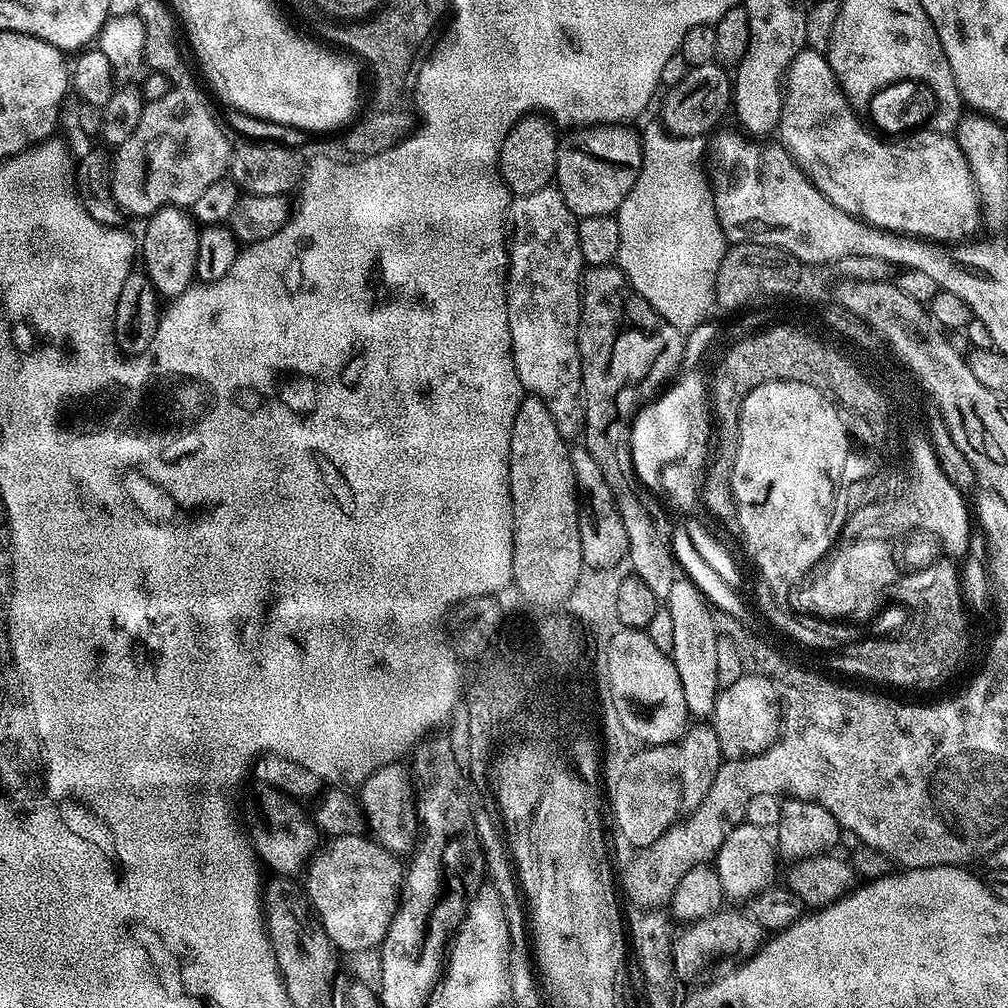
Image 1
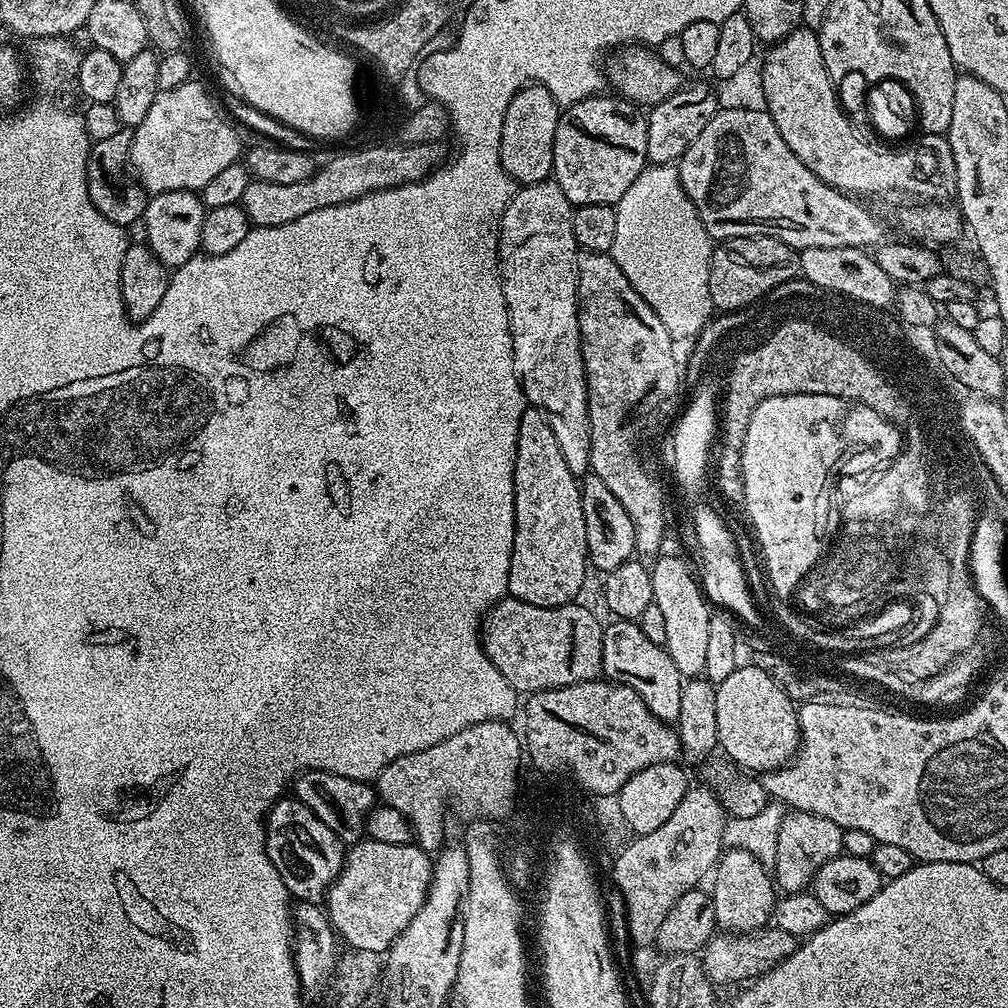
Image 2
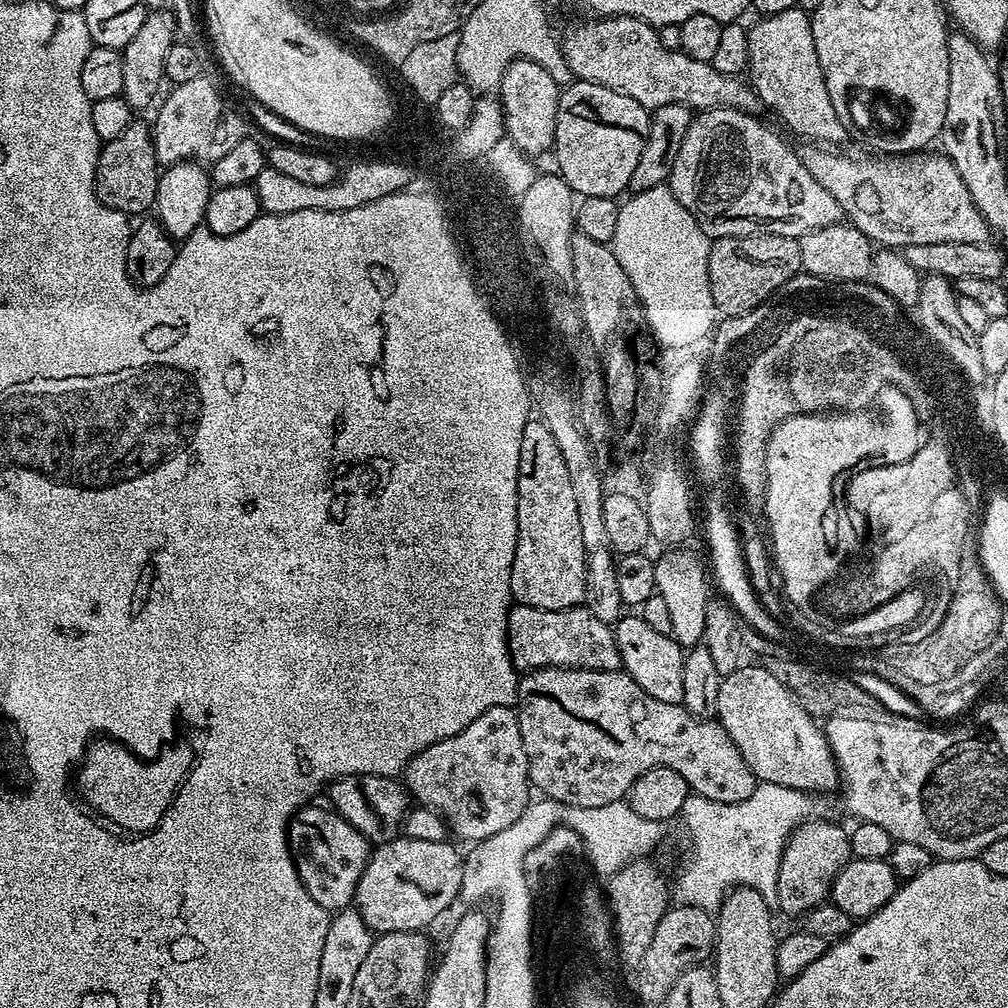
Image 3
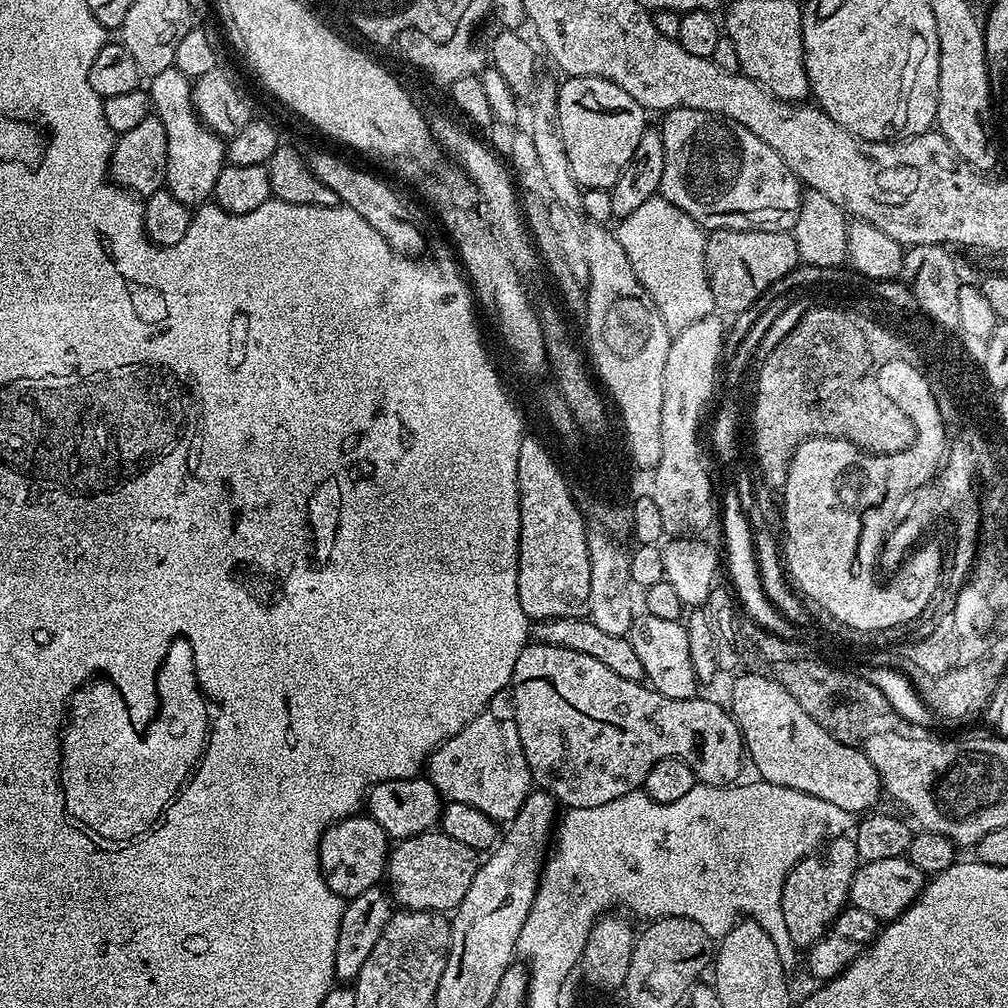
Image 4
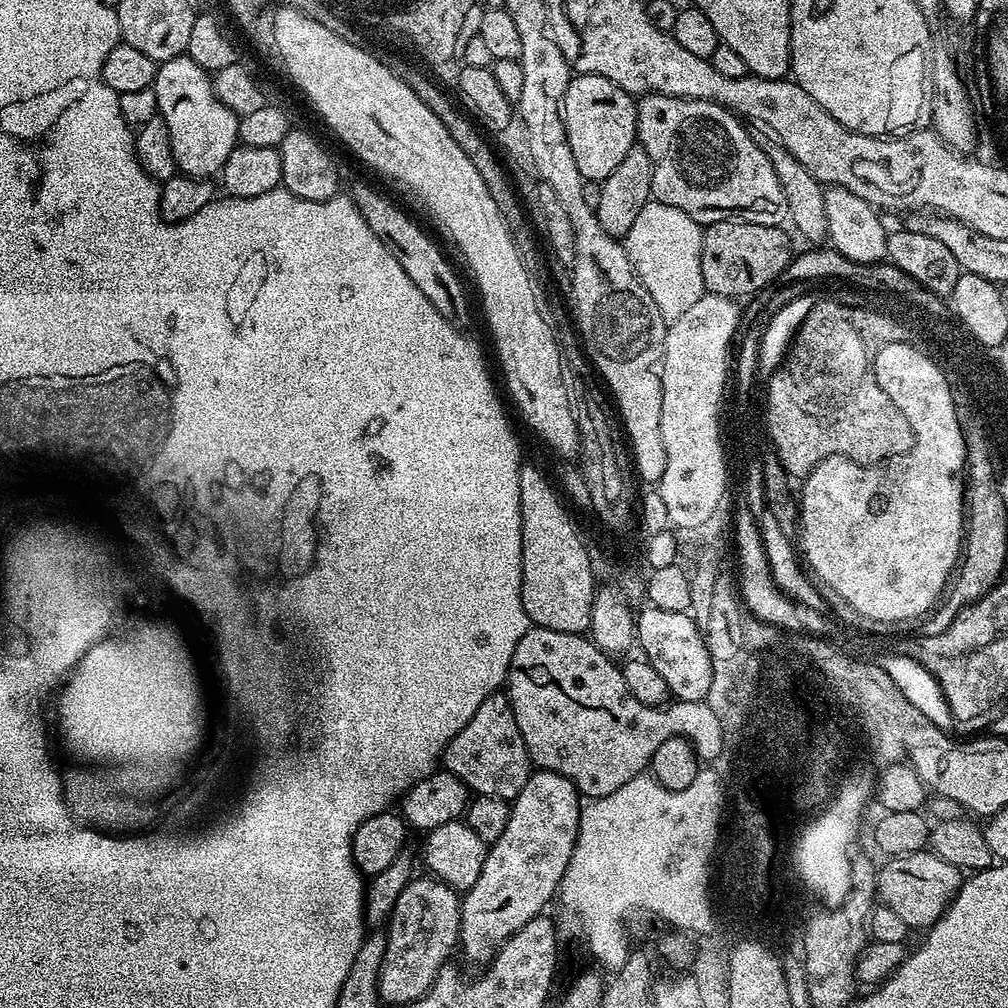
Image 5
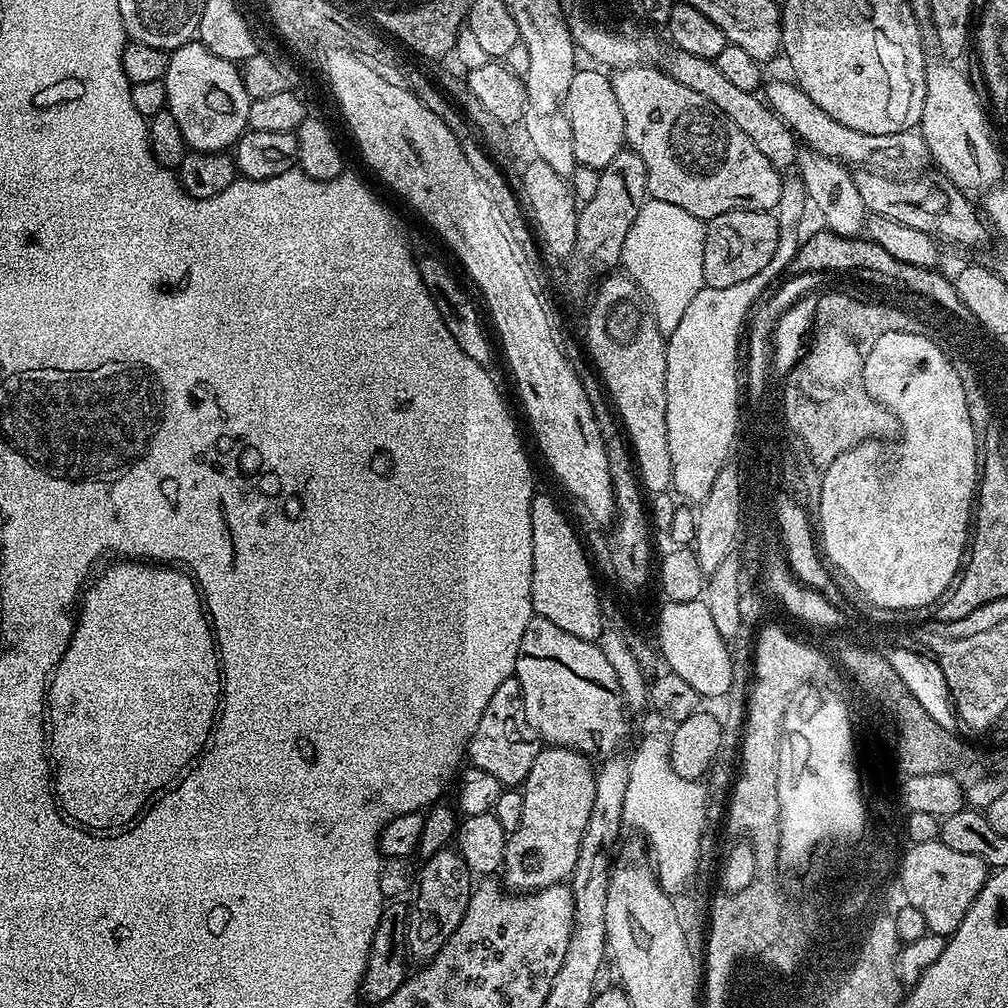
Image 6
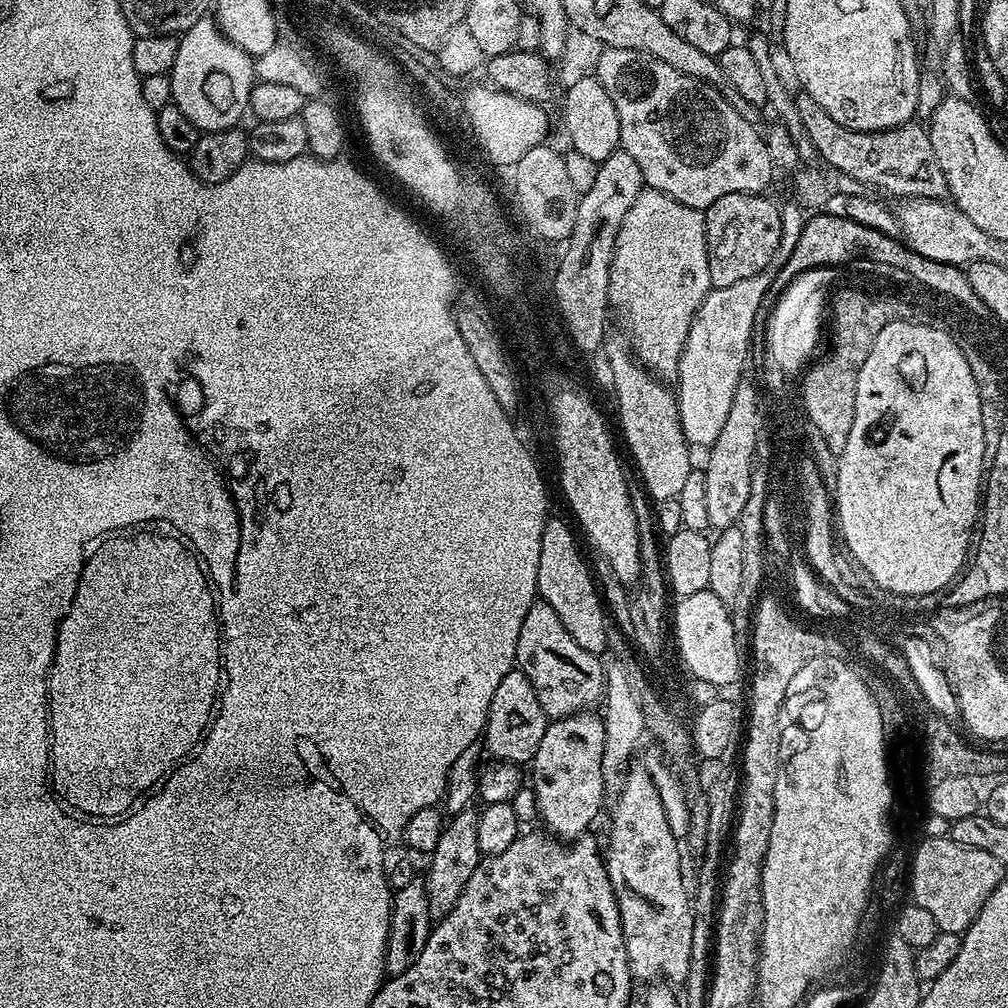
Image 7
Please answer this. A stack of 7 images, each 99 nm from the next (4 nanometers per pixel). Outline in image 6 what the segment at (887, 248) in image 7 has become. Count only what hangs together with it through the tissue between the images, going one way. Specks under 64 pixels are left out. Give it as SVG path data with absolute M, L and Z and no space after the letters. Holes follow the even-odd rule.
M827 230L816 232L813 236L805 235L800 248L794 254L794 258L788 263L787 273L793 277L802 273L807 268L841 268L841 267L860 267L876 268L878 273L887 273L889 276L899 276L901 280L907 281L917 292L925 292L932 296L933 300L940 300L945 308L952 309L958 316L964 316L968 320L970 310L966 310L966 302L958 298L958 290L951 279L948 280L936 268L923 268L922 266L910 266L910 262L898 262L894 254L882 250L878 242L859 236L843 236L834 234Z

